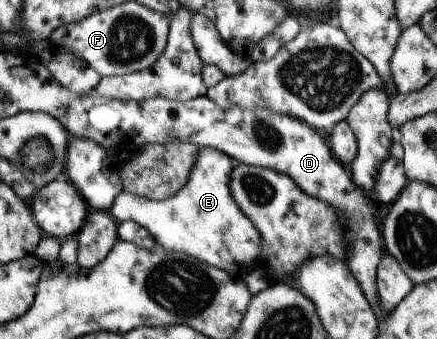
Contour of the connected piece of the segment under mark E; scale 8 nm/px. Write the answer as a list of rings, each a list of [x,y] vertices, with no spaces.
[[[198,147],[188,181],[178,193],[166,199],[152,200],[120,192],[108,212],[117,223],[130,220],[144,227],[151,239],[165,250],[186,253],[228,273],[242,273],[257,265],[260,233],[230,195],[228,179],[232,169],[231,157],[225,153]]]

